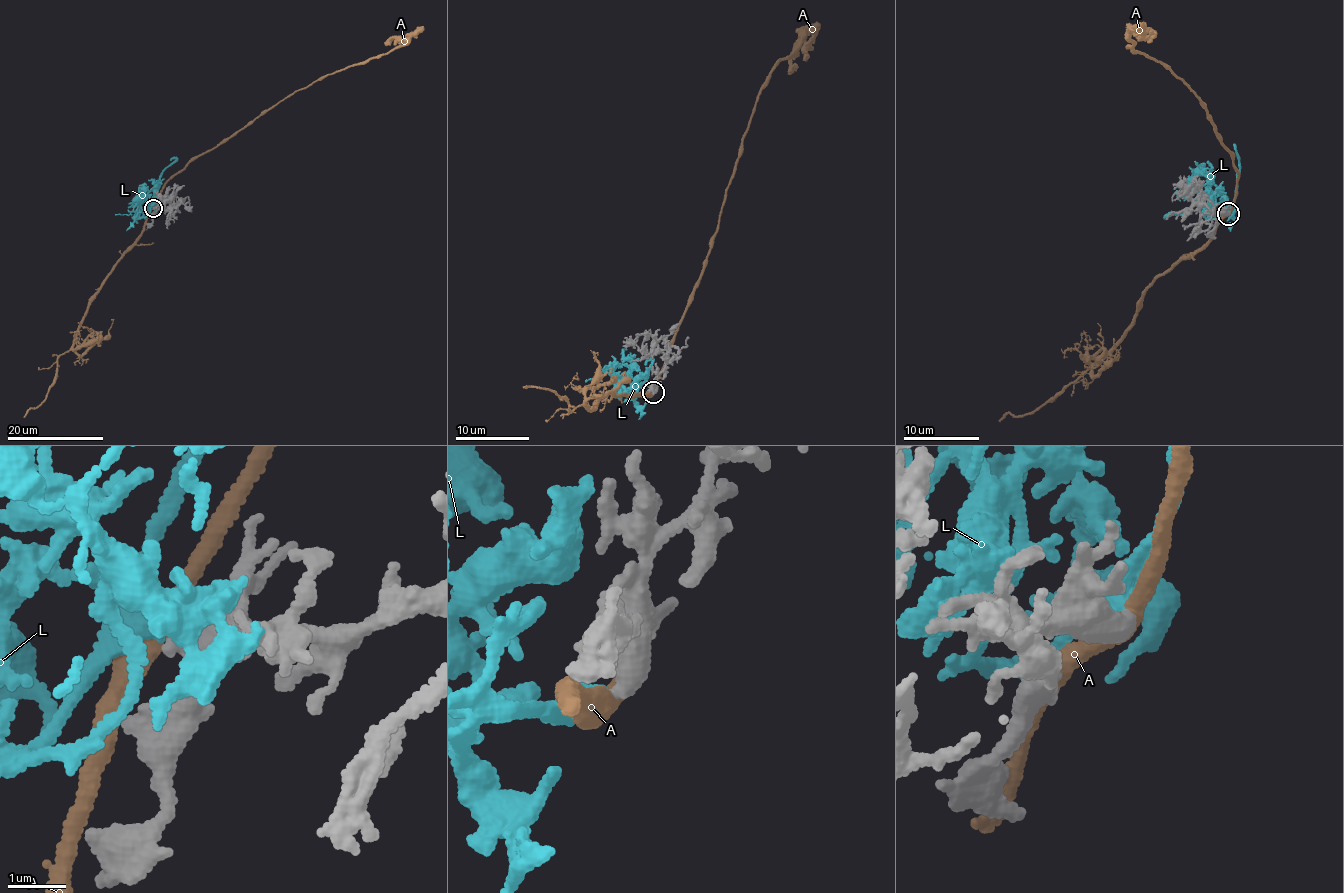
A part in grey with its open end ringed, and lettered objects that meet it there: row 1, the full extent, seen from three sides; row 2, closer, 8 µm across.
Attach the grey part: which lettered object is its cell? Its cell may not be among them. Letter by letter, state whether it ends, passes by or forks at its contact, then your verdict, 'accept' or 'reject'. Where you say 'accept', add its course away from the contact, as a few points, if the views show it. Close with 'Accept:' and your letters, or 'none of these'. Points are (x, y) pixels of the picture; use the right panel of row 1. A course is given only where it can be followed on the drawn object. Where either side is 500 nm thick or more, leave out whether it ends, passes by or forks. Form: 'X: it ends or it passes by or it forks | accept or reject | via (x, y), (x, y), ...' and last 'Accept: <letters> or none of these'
A: reject
L: it forks | accept | via (1229, 212), (1224, 198), (1219, 193), (1213, 193), (1208, 183), (1177, 199), (1174, 192)
Accept: L

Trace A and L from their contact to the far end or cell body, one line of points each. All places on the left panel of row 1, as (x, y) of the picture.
A: (153, 207), (162, 186), (172, 175), (256, 116), (318, 79), (362, 64), (404, 42), (393, 38), (384, 43)
L: (153, 207), (142, 202), (148, 199), (142, 195), (129, 215), (116, 214)

